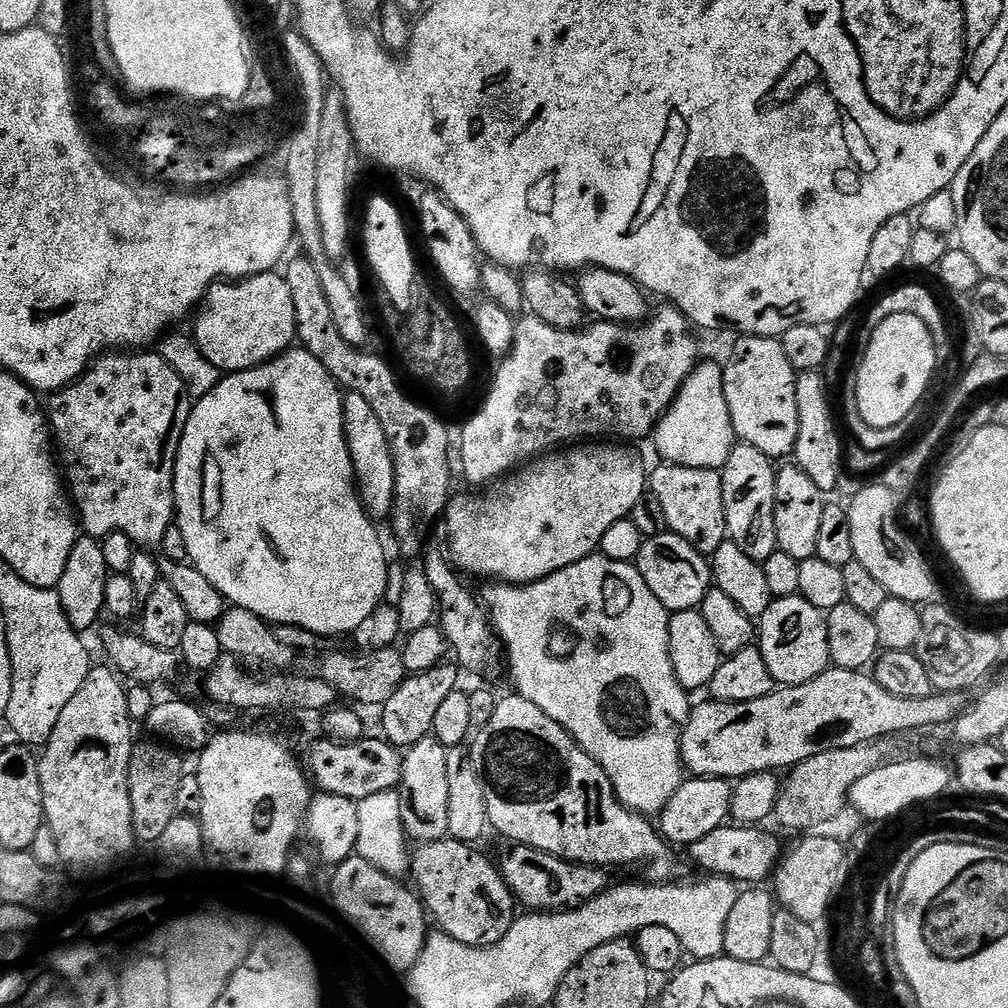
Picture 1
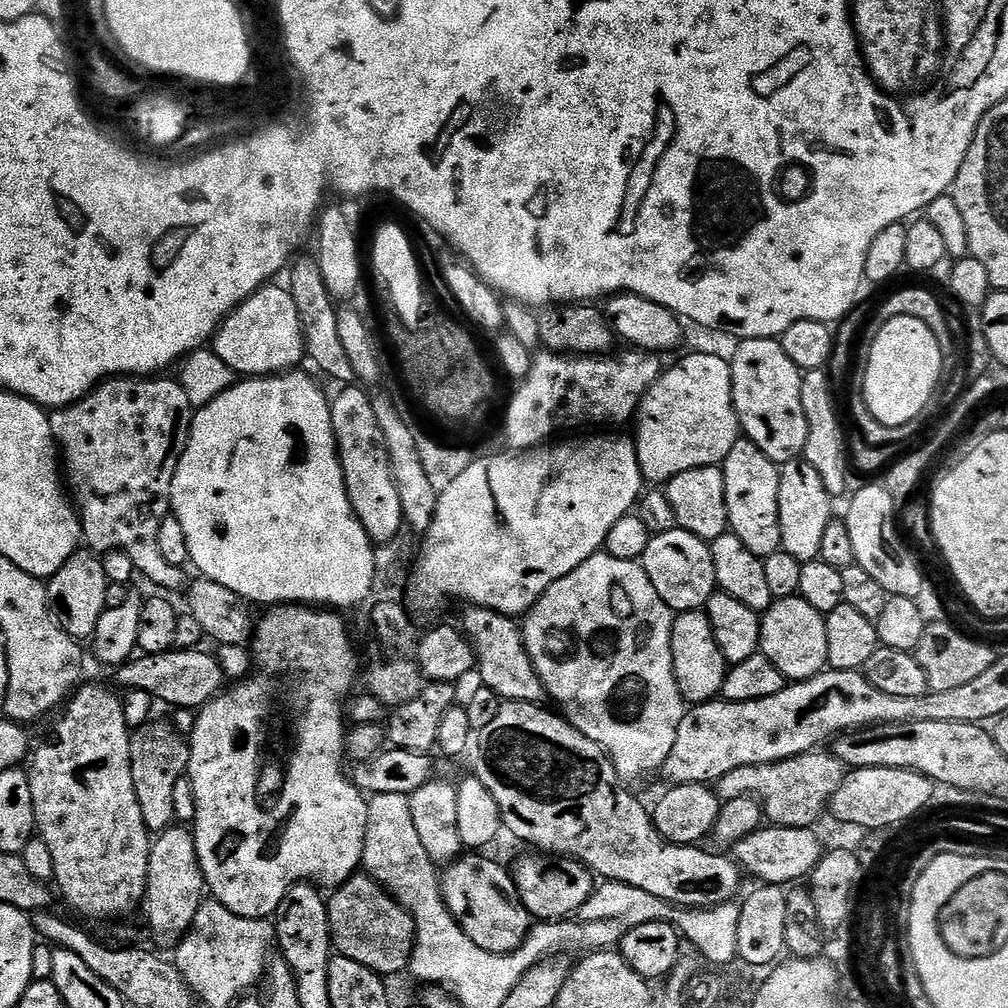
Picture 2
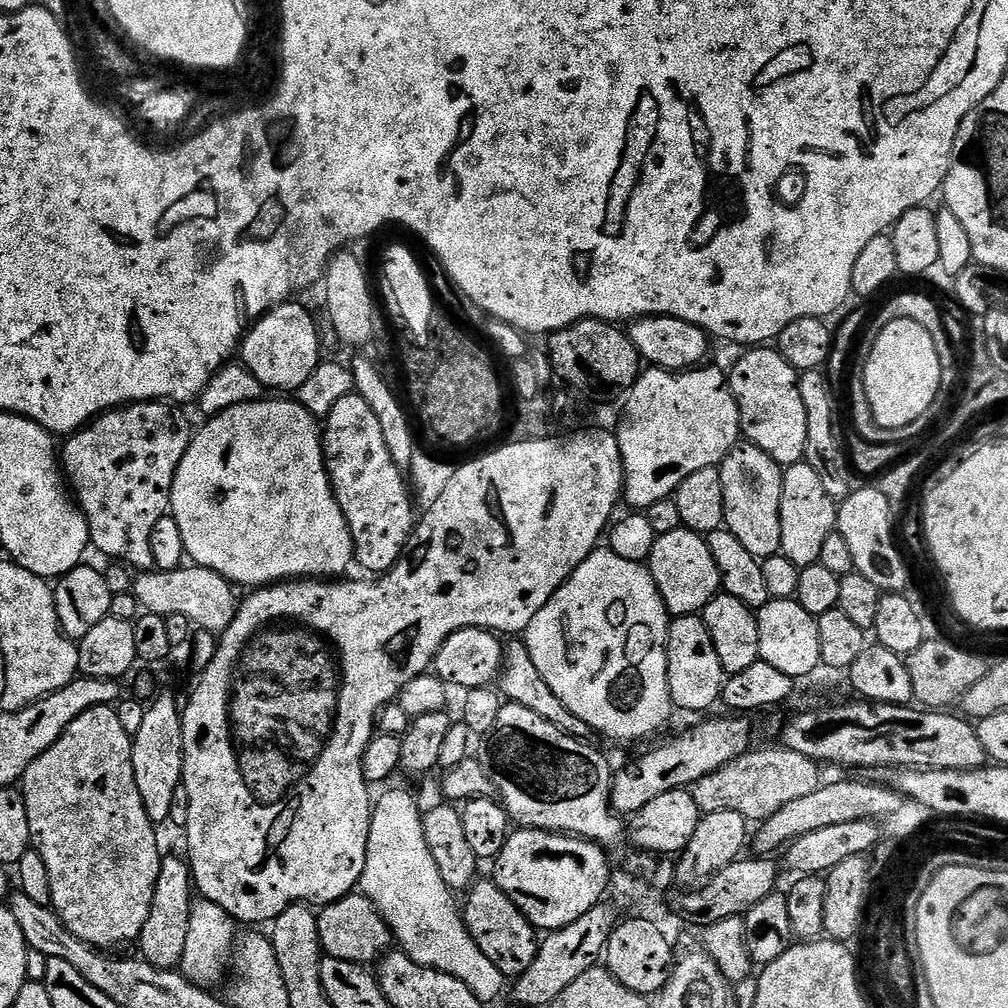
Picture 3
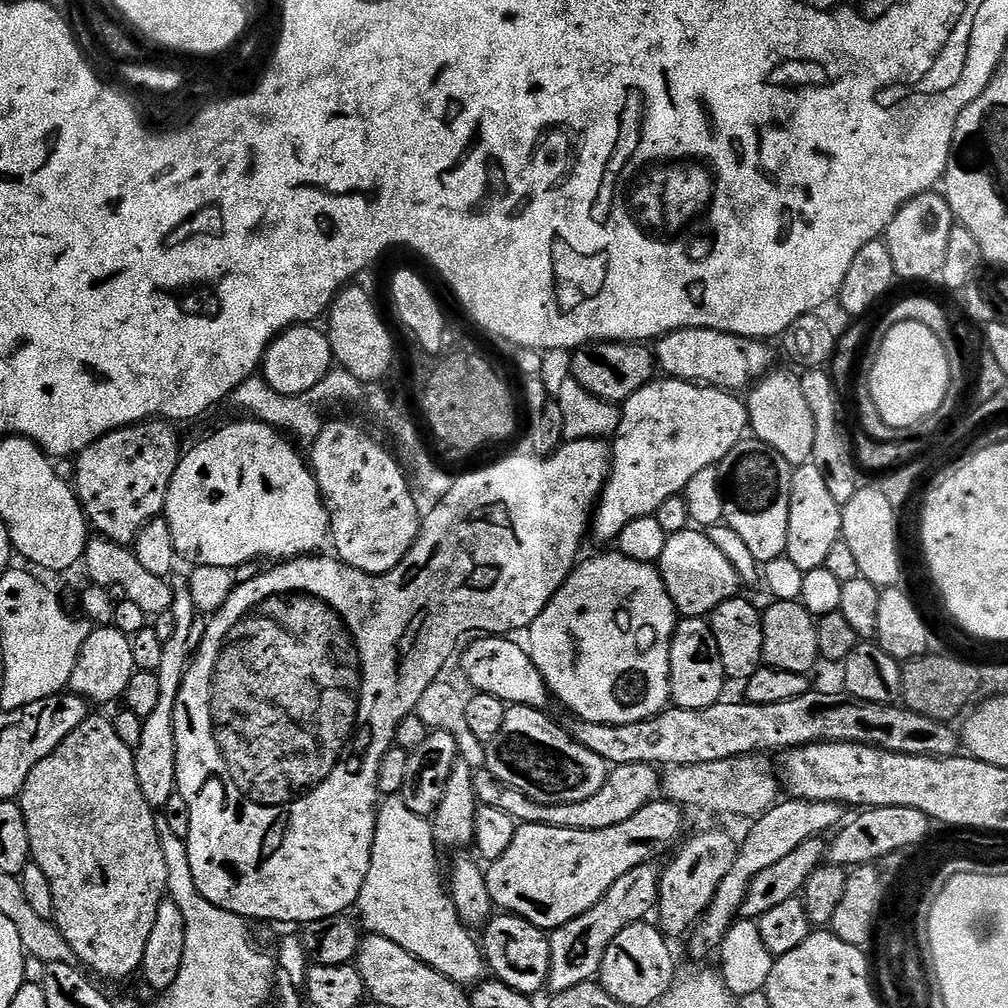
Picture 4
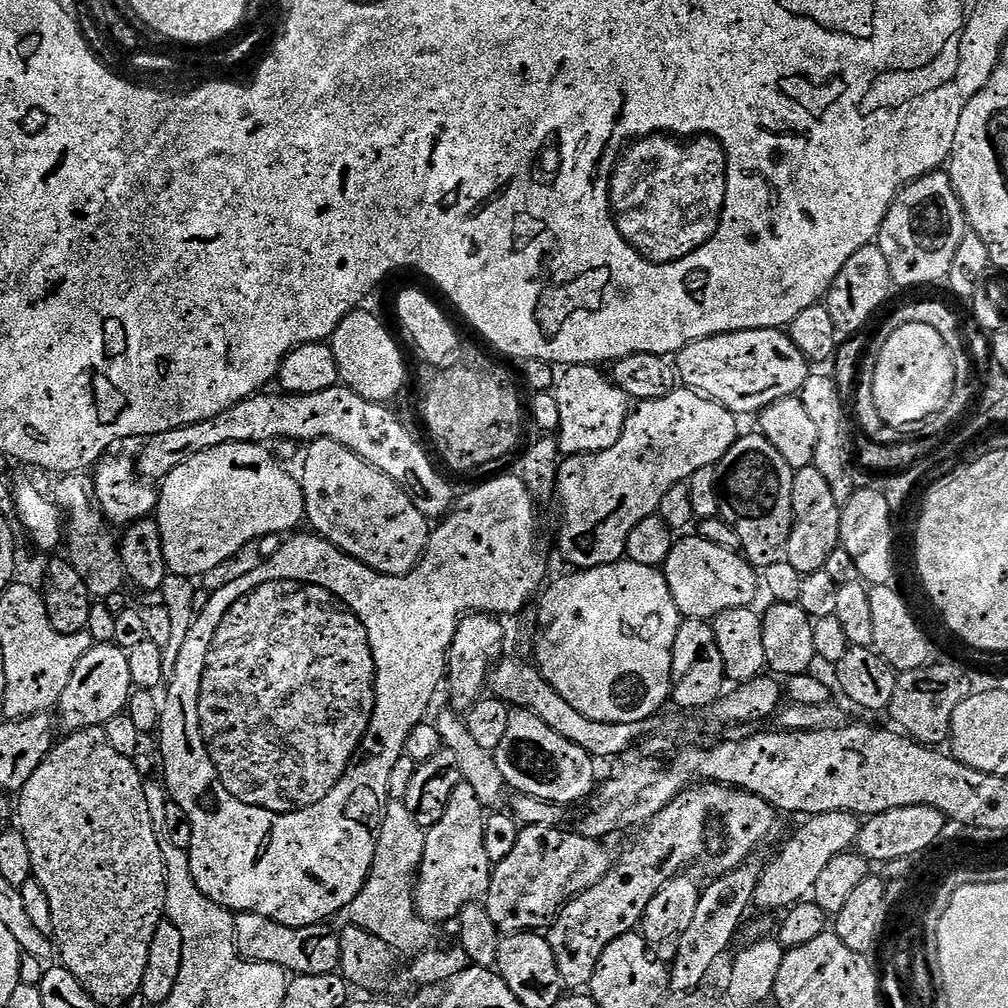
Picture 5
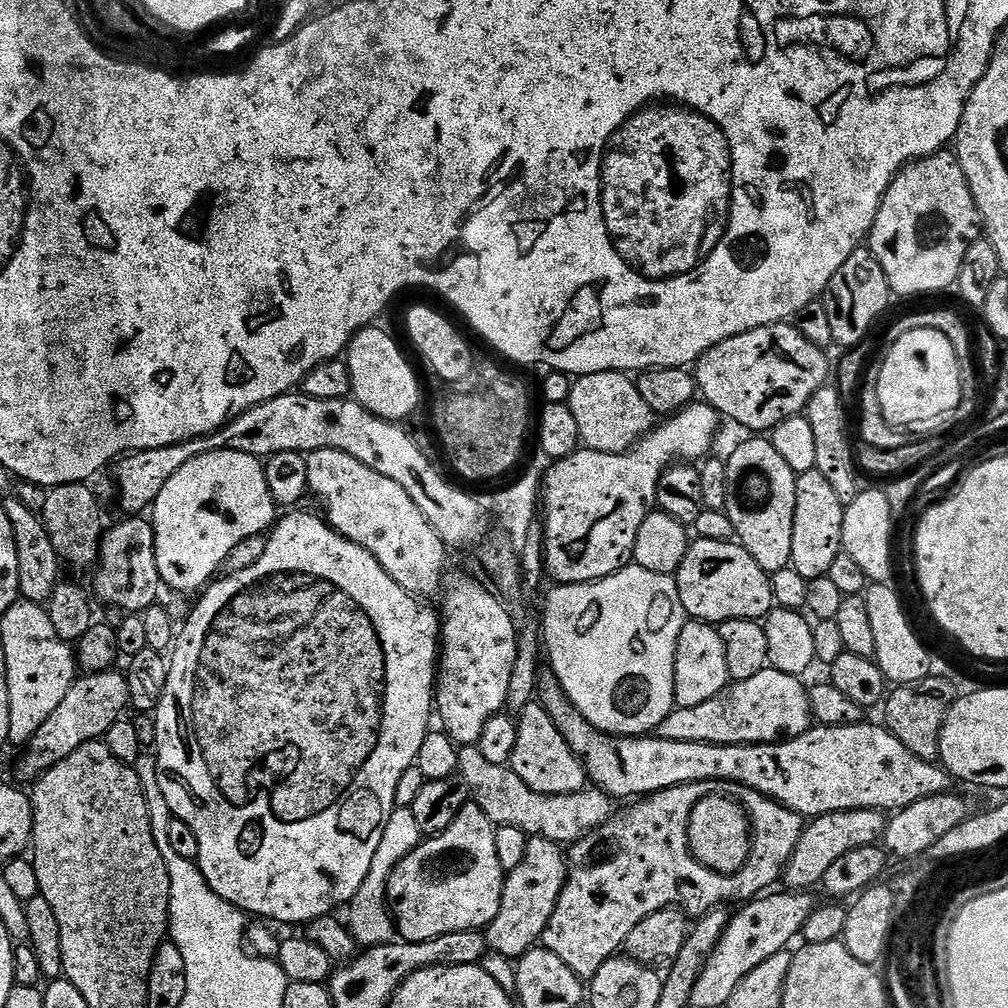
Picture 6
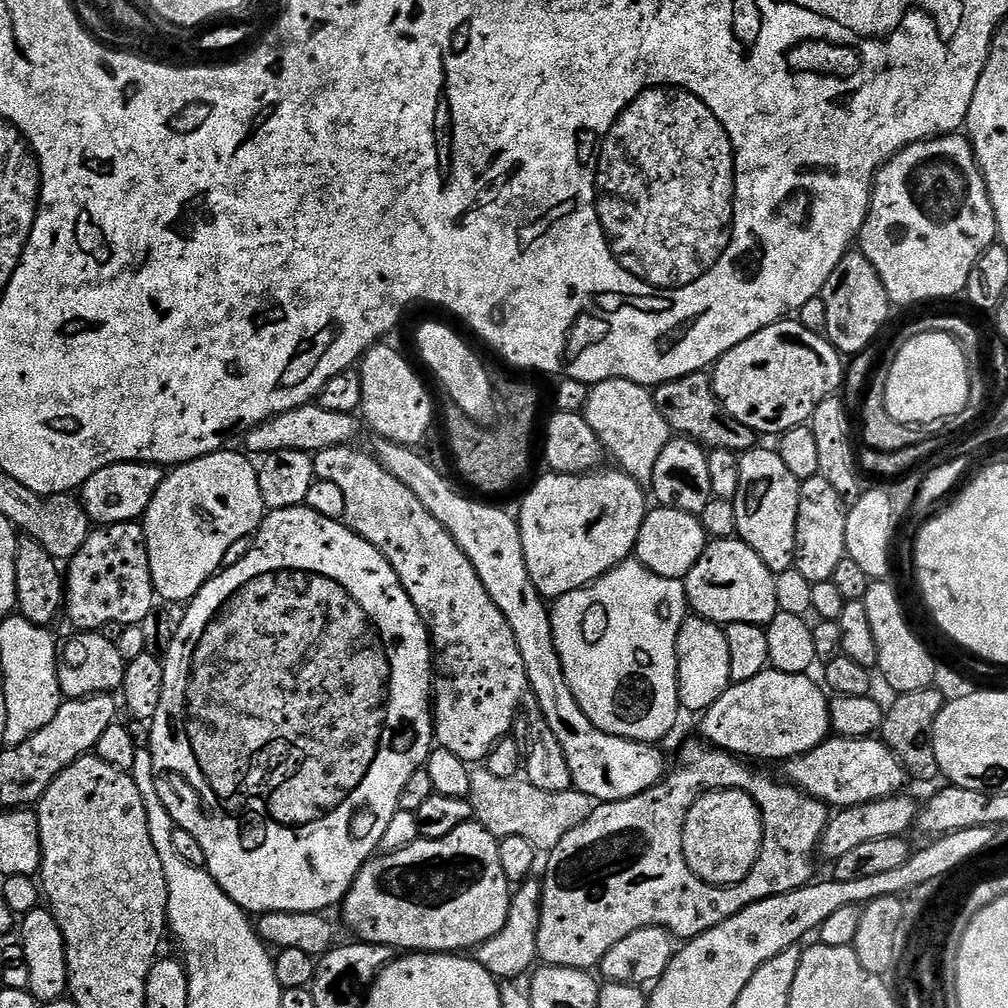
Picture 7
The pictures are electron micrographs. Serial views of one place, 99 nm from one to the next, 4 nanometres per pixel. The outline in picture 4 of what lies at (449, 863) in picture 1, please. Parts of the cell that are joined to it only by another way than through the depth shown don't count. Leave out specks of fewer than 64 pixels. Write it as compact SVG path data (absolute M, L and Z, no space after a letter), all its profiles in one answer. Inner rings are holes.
M496 914L484 925L482 929L482 951L491 975L501 980L506 986L510 986L516 992L520 992L529 998L535 997L535 992L544 992L548 987L548 975L550 974L550 946L549 937L541 929L535 928L530 922L526 922L521 916L511 914Z

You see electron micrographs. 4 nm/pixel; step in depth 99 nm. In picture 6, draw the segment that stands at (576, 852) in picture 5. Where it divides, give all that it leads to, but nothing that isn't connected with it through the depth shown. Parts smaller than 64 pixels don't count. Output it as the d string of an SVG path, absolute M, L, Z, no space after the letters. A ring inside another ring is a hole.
M541 836L531 837L516 869L504 877L504 897L502 906L498 910L498 918L494 918L494 922L486 929L489 944L487 947L509 958L519 958L526 955L531 948L537 947L538 941L543 937L546 926L550 922L550 914L554 914L554 906L562 894L566 881L568 881L568 861L565 849L553 840L547 840Z

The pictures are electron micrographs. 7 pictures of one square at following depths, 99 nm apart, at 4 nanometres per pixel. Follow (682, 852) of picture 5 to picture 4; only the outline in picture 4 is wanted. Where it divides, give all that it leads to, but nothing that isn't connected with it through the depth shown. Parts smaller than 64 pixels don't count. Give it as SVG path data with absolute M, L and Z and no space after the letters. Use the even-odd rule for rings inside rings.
M649 862L622 874L610 890L592 907L578 918L566 922L566 926L555 929L551 933L548 945L550 946L550 974L548 975L549 993L555 994L570 990L570 986L578 986L595 981L600 975L602 958L606 958L606 950L614 938L626 926L639 924L645 919L648 911L653 911L660 895L659 867Z

